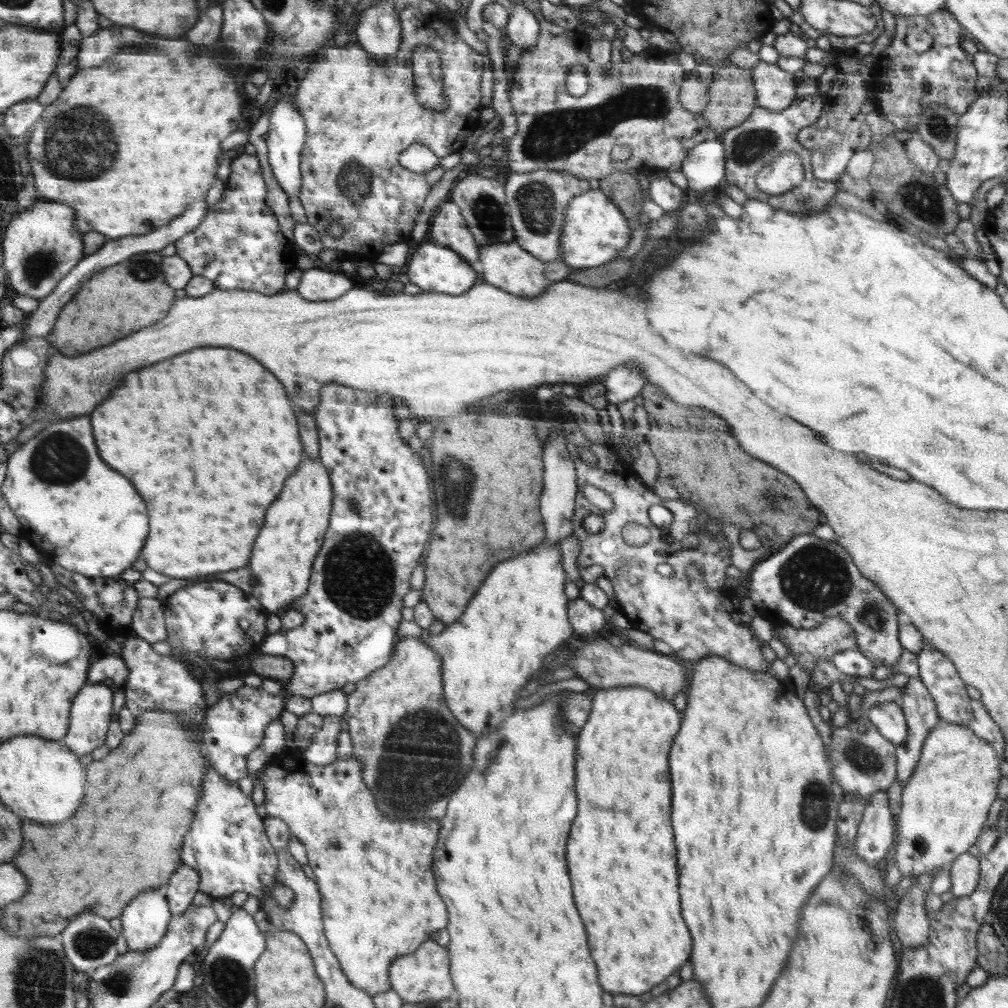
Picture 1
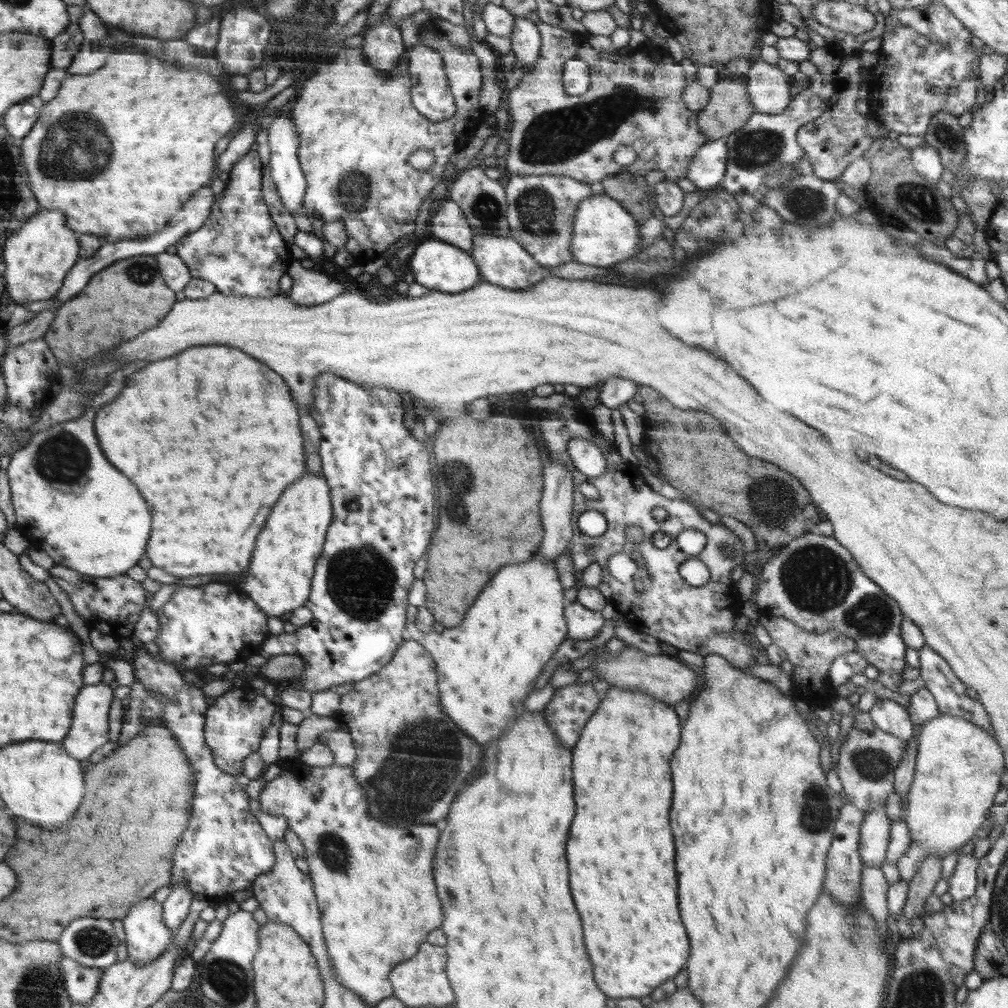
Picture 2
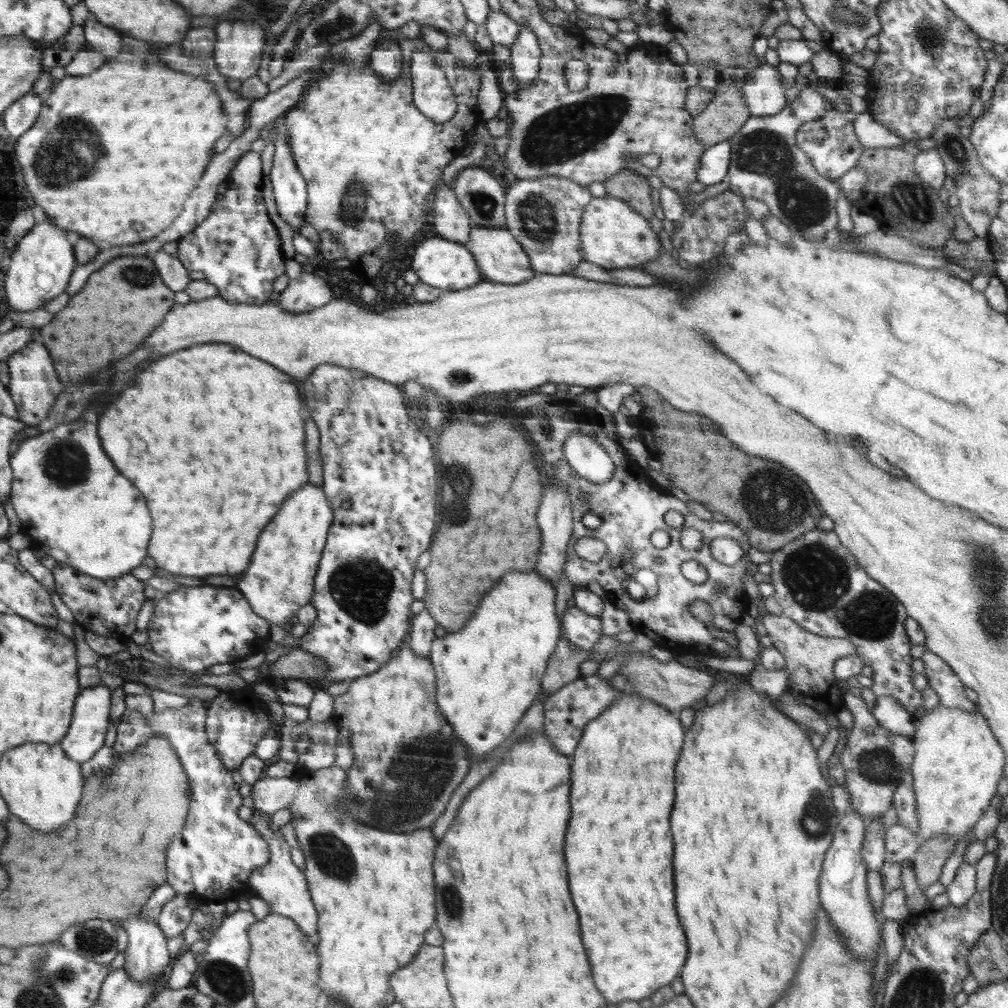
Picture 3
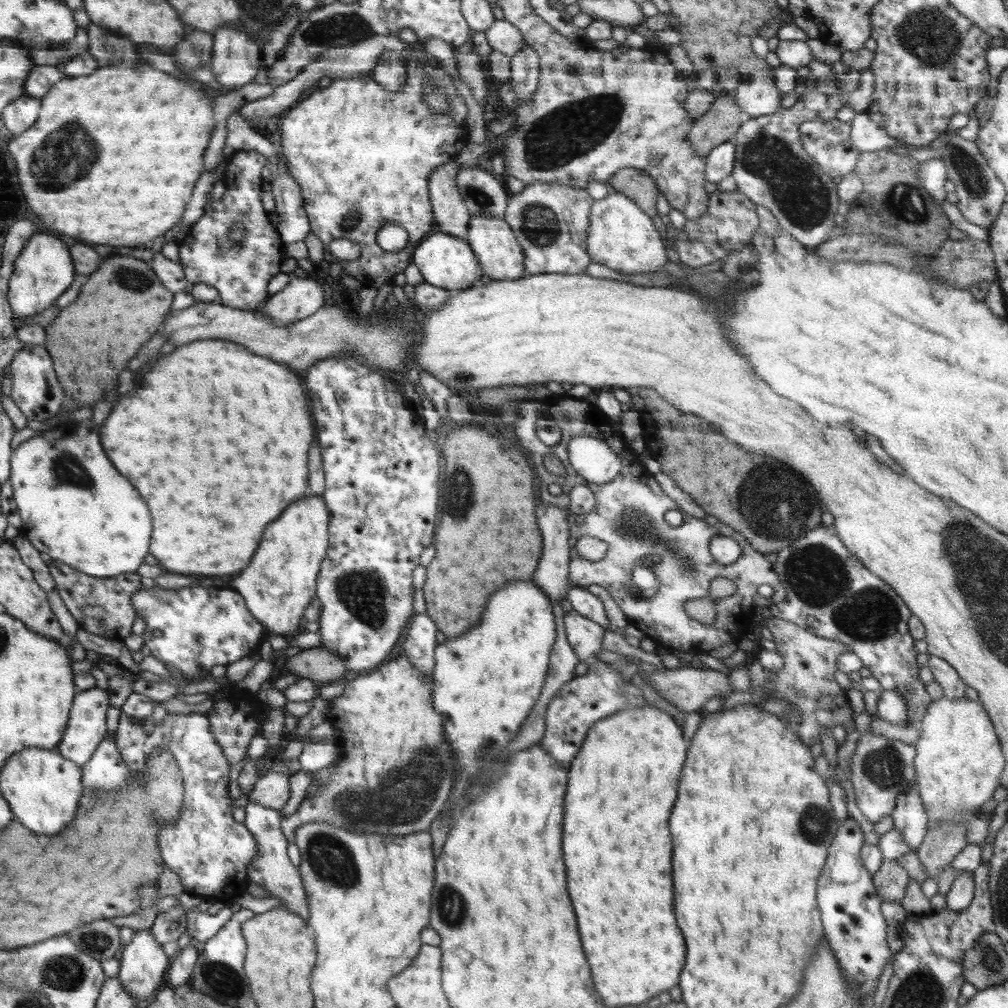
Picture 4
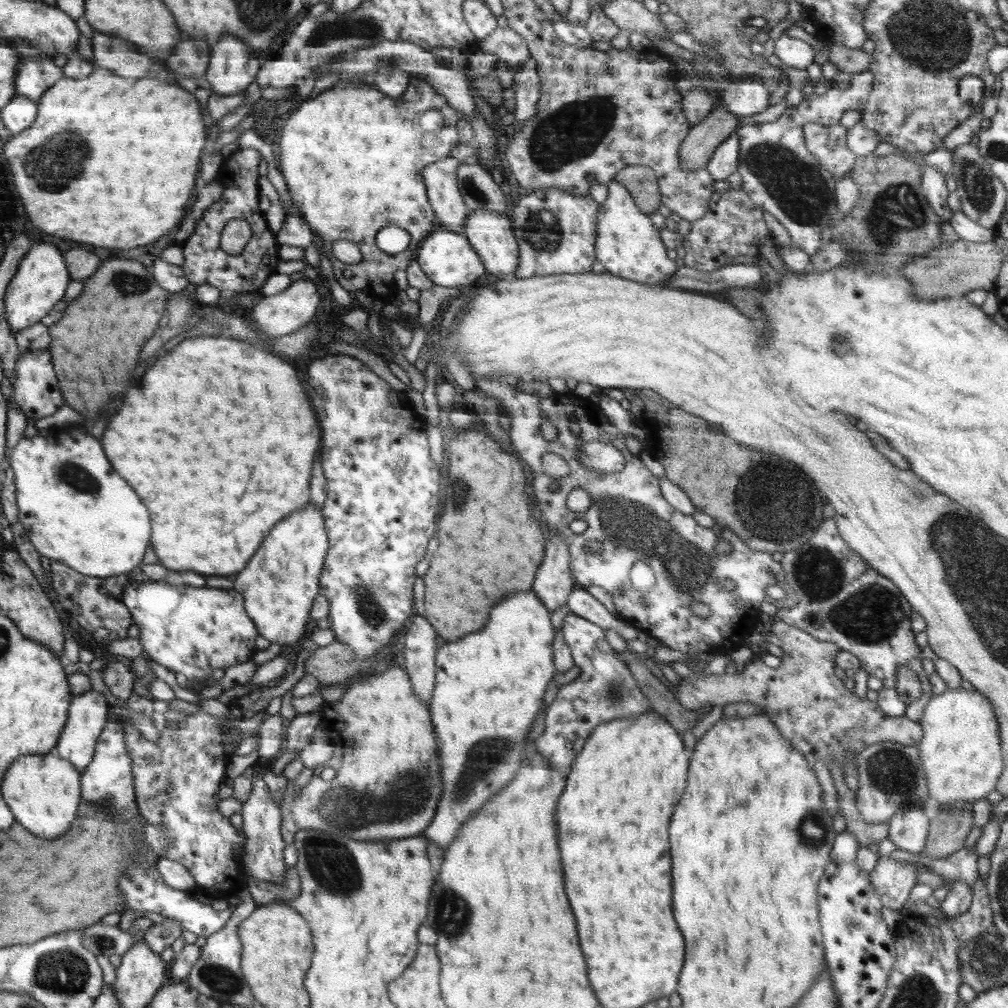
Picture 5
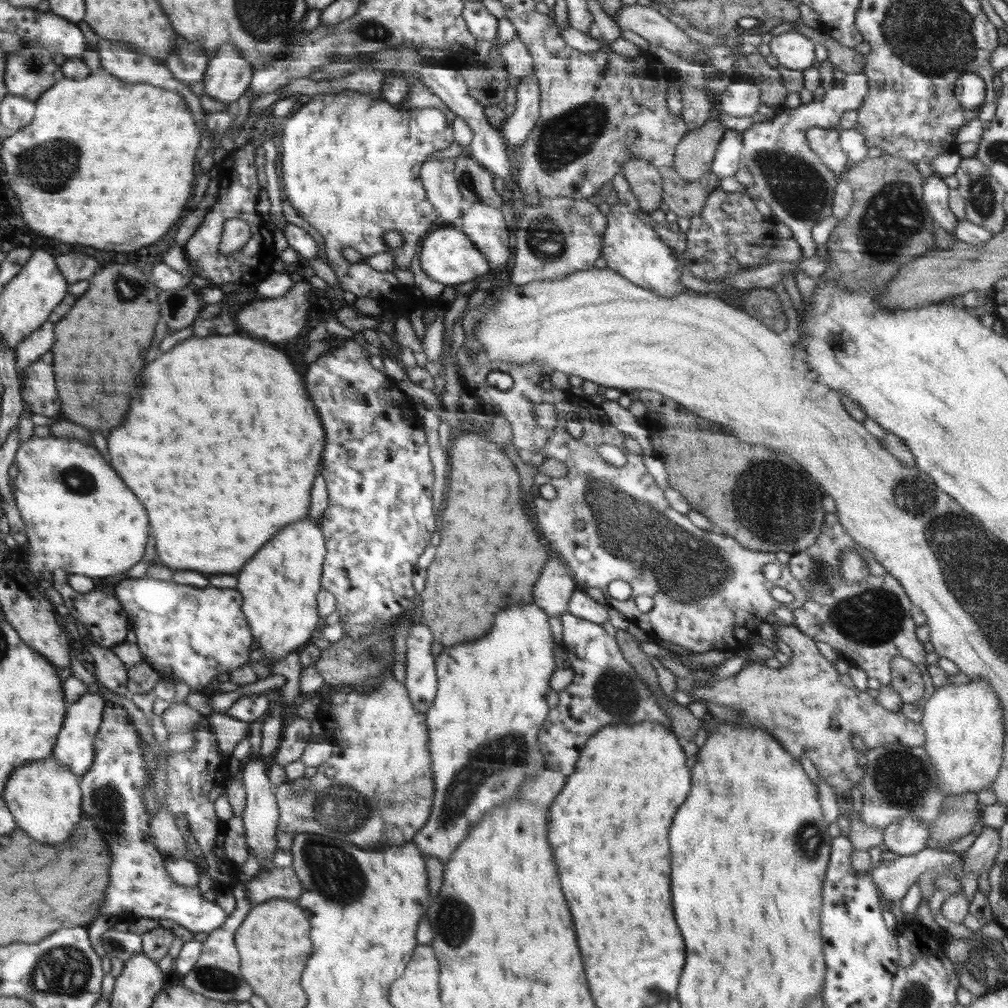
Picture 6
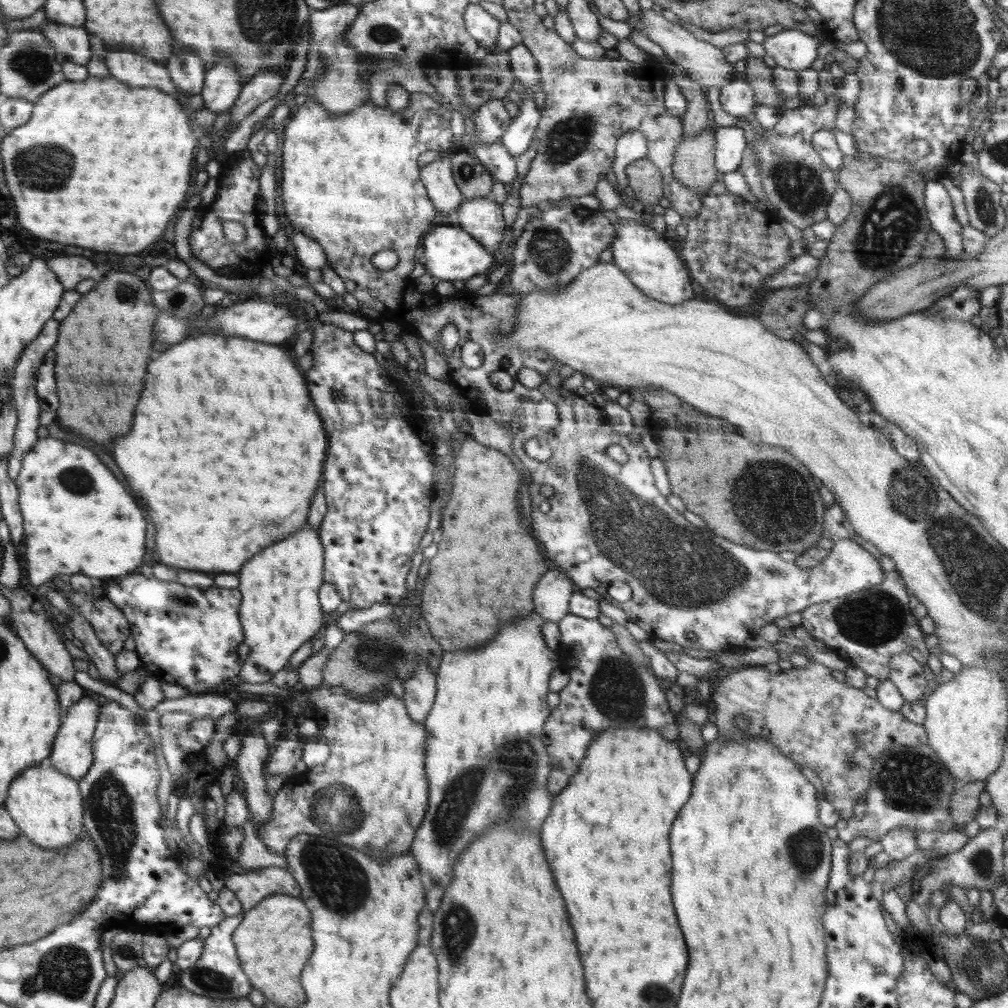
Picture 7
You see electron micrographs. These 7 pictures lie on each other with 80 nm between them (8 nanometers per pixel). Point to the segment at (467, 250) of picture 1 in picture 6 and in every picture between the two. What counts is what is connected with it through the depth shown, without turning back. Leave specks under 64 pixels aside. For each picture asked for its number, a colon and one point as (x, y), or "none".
2: (449, 224)
3: (451, 220)
4: (453, 217)
5: (440, 178)
6: (444, 192)

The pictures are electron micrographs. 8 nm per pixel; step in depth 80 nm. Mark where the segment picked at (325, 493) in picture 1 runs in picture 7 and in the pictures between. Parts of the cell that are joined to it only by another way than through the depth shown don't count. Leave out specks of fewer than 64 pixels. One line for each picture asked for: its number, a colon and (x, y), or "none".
2: (279, 580)
3: (281, 579)
4: (280, 585)
5: (281, 585)
6: (282, 585)
7: (280, 600)

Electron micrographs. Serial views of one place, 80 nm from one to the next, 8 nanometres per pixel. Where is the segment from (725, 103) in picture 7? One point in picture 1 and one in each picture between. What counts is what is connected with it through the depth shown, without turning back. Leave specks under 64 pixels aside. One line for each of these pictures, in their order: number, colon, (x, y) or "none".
1: (775, 89)
2: (768, 88)
3: (763, 93)
4: (758, 97)
5: (745, 99)
6: (741, 99)

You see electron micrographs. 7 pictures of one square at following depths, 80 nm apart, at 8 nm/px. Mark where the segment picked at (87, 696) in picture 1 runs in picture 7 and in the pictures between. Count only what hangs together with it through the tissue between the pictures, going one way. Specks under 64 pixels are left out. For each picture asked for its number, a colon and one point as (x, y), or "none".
2: (90, 728)
3: (89, 724)
4: (87, 727)
5: (88, 714)
6: (75, 746)
7: (72, 754)

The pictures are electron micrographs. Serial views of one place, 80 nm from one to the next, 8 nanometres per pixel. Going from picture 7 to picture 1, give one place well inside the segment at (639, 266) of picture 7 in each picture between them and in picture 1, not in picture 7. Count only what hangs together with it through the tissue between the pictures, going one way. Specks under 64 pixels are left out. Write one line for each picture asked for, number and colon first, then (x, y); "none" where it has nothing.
1: (595, 230)
2: (605, 233)
3: (614, 235)
4: (622, 237)
5: (628, 244)
6: (631, 247)

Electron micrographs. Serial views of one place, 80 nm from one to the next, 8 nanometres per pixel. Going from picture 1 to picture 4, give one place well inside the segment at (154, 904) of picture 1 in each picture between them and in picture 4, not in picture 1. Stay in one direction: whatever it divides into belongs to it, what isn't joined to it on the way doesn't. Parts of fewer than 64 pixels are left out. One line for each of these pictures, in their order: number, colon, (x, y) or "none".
2: (147, 936)
3: (145, 955)
4: (142, 965)

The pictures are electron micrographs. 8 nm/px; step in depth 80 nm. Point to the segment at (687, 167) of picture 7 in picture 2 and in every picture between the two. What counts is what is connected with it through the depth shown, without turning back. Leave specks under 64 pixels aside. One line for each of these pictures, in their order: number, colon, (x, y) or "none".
2: (728, 109)
3: (726, 114)
4: (724, 117)
5: (696, 149)
6: (694, 154)

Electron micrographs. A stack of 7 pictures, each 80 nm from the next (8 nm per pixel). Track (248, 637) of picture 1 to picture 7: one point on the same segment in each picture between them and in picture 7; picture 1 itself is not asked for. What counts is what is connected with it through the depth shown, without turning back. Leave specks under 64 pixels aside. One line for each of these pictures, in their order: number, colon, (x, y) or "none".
2: (204, 625)
3: (195, 628)
4: (193, 629)
5: (192, 631)
6: (186, 633)
7: (185, 636)

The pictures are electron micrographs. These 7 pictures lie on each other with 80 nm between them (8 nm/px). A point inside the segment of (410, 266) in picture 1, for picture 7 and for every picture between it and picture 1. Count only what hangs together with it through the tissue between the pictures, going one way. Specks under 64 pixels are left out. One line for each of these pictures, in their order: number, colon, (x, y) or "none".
2: (440, 266)
3: (439, 262)
4: (446, 261)
5: (447, 257)
6: (448, 255)
7: (451, 253)

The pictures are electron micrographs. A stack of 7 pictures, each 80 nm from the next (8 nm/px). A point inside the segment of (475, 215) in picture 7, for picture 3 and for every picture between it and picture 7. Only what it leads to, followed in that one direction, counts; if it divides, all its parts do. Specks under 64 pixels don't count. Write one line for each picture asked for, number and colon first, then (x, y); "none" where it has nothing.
3: (501, 258)
4: (502, 257)
5: (491, 234)
6: (484, 224)

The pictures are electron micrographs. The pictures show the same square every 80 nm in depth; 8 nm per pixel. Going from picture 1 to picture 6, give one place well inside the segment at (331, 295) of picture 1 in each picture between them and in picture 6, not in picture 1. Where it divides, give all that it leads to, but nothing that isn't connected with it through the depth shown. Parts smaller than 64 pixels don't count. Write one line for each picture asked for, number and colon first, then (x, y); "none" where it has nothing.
2: (309, 287)
3: (305, 291)
4: (302, 297)
5: (284, 313)
6: (277, 320)

